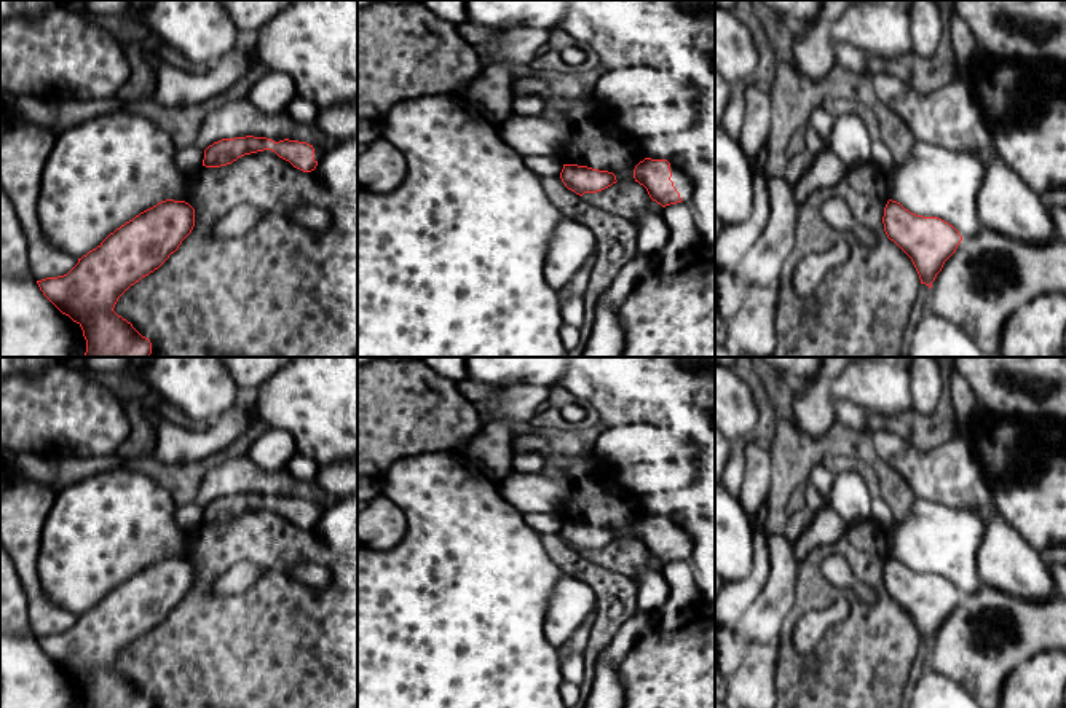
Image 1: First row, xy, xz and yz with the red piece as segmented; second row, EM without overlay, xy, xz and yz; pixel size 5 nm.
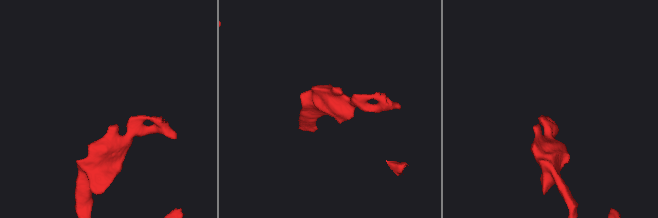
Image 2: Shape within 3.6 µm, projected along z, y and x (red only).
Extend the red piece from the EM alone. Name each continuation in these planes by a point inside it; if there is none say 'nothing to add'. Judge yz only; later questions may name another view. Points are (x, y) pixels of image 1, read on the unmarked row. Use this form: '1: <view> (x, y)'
nothing to add

